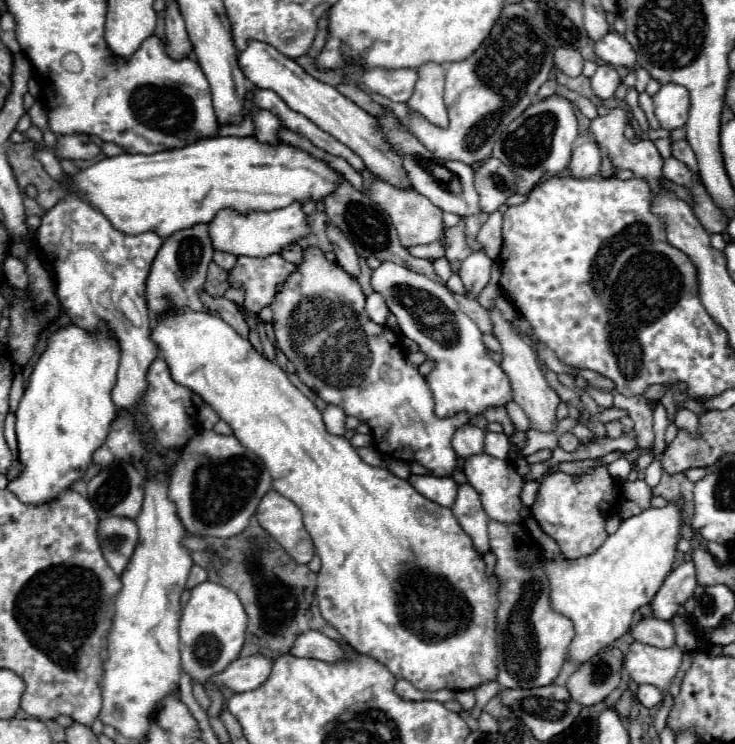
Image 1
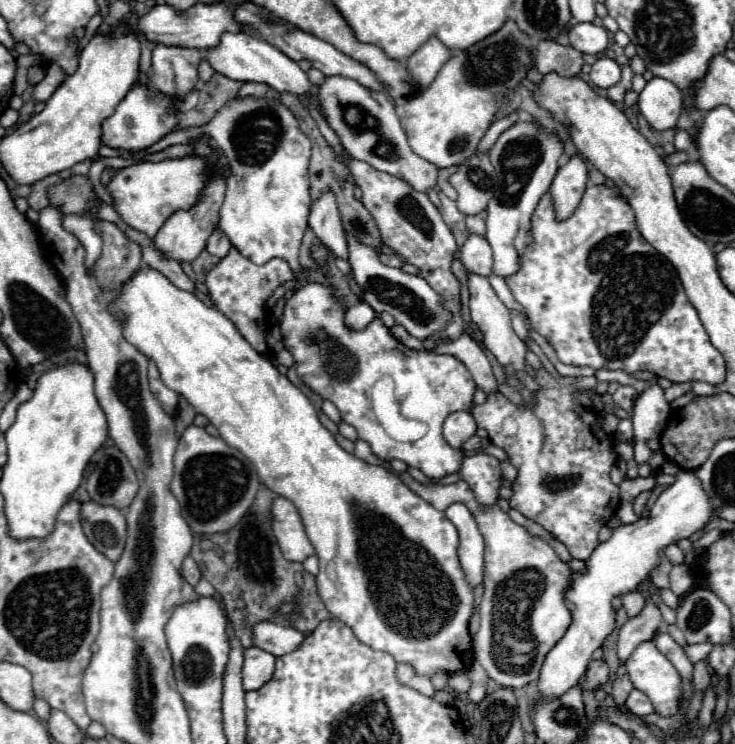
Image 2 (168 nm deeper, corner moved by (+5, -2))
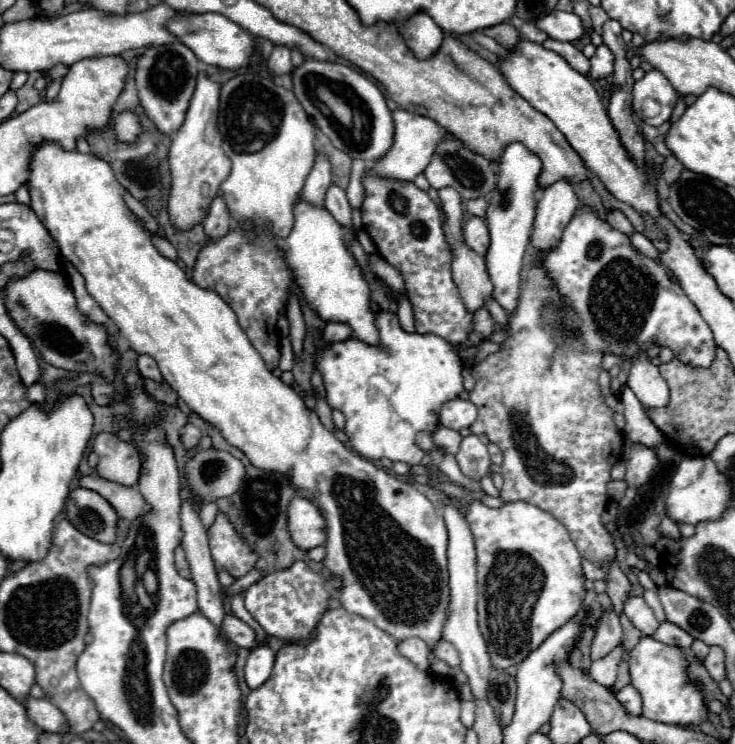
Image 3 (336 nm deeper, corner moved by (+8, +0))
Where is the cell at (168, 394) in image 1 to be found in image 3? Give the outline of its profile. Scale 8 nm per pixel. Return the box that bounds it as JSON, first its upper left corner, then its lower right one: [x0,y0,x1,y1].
[139,355,163,381]

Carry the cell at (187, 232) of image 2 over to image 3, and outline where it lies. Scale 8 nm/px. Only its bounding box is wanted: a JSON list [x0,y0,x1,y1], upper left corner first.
[169,71,231,229]

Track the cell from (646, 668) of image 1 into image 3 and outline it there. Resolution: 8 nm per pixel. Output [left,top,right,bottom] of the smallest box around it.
[629,637,709,727]

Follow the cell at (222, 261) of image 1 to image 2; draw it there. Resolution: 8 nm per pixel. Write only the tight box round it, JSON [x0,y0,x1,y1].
[206,229,230,259]

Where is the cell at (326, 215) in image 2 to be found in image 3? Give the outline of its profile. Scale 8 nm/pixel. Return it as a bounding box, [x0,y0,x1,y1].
[303,155,331,205]

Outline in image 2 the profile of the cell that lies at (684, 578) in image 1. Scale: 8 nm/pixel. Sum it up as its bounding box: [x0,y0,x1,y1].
[618,597,662,661]

